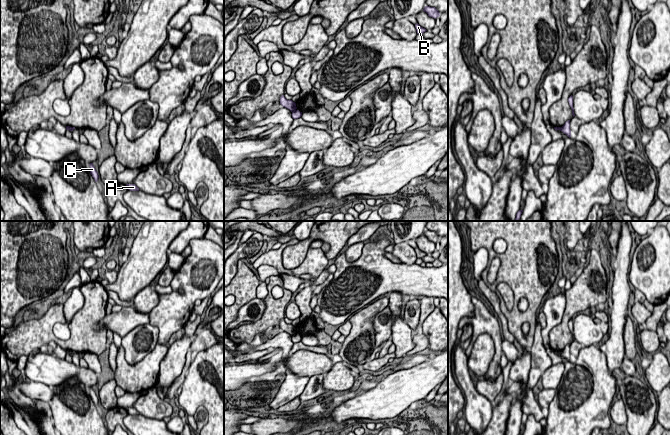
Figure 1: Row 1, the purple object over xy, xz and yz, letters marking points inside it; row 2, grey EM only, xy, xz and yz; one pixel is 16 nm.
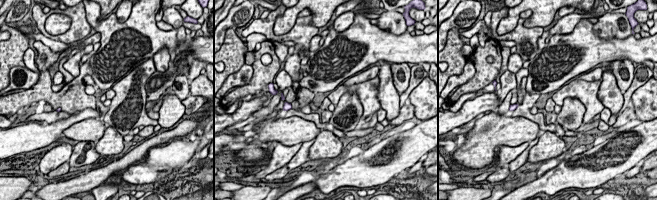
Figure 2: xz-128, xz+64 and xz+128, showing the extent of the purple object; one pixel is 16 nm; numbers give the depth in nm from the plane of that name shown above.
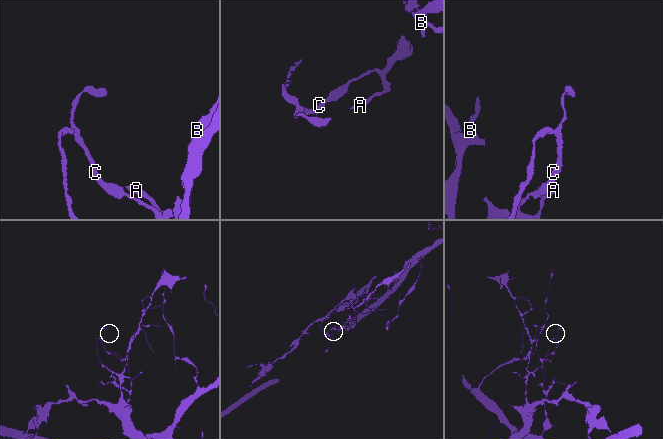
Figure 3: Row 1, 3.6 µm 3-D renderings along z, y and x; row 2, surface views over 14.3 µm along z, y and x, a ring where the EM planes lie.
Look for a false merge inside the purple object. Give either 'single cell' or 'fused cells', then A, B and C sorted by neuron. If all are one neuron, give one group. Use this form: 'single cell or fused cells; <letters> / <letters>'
fused cells; A C / B

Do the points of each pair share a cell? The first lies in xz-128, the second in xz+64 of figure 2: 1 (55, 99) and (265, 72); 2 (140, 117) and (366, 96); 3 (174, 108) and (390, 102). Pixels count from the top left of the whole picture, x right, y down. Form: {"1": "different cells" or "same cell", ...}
{"1": "same cell", "2": "different cells", "3": "same cell"}

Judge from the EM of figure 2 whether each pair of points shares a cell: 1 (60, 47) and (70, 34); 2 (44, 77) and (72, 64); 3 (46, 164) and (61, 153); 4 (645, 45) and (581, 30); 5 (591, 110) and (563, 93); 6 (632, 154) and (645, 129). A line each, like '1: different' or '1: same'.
1: different
2: different
3: same
4: same
5: same
6: same

